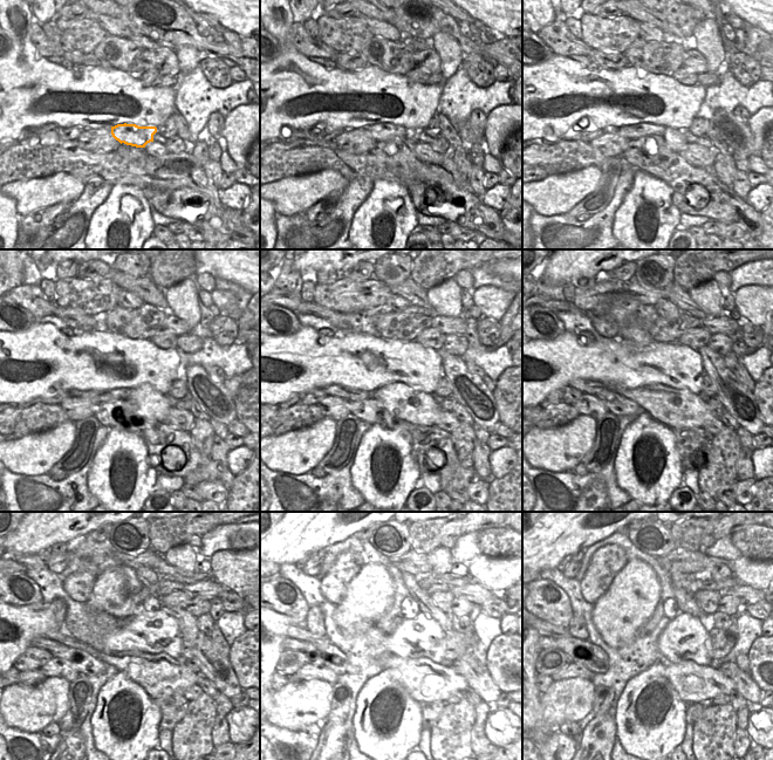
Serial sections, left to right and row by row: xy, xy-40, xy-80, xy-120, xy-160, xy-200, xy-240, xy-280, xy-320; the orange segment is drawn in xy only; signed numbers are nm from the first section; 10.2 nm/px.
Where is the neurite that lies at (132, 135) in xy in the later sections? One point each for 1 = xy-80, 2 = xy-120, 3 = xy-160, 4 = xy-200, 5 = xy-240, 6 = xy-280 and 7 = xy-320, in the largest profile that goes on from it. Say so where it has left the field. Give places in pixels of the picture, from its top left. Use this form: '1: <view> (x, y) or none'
1: xy-80 (634, 131)
2: xy-120 (95, 396)
3: xy-160 (349, 395)
4: xy-200 (596, 389)
5: xy-240 (46, 643)
6: xy-280 (300, 639)
7: xy-320 (546, 642)

